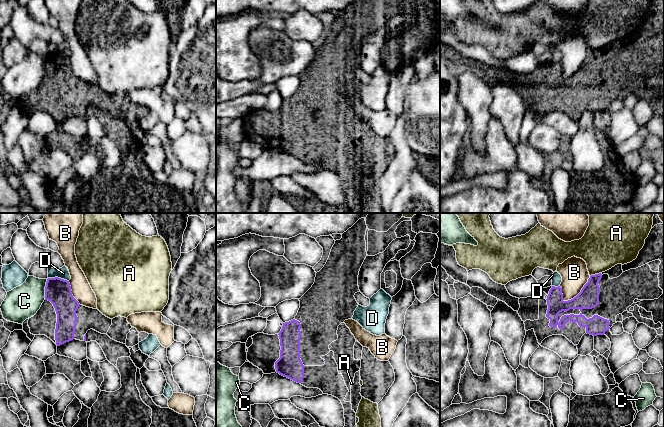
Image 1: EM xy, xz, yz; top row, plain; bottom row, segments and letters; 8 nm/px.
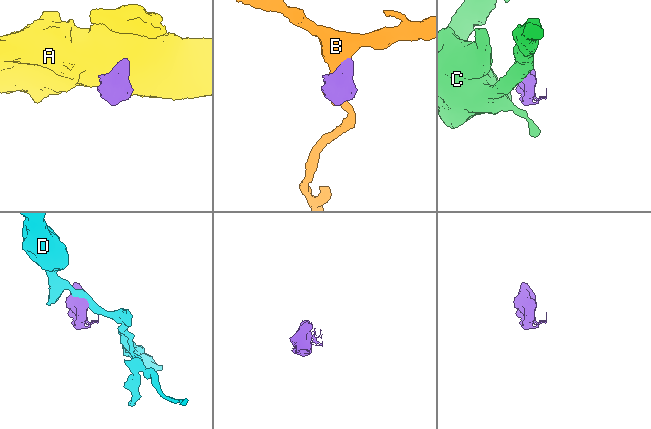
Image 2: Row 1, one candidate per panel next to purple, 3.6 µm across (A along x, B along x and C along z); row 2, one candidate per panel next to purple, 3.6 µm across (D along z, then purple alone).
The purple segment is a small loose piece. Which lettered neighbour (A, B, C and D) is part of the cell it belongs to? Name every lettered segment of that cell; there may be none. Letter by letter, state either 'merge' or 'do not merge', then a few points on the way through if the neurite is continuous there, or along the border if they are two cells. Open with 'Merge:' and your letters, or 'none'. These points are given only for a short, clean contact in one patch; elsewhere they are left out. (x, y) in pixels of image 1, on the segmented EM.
Merge: none
A: do not merge; border along yz (600, 272), (590, 276)
B: do not merge
C: do not merge; border along xy (47, 279), (44, 299)
D: do not merge; border along xy (48, 277), (60, 277), (68, 281)

